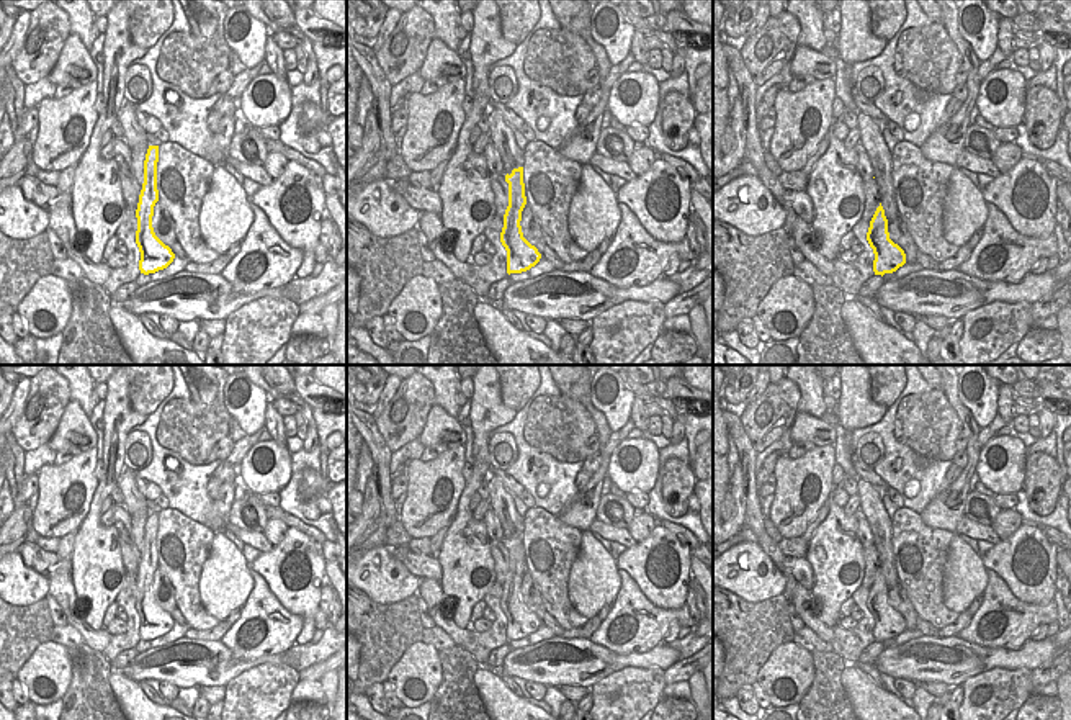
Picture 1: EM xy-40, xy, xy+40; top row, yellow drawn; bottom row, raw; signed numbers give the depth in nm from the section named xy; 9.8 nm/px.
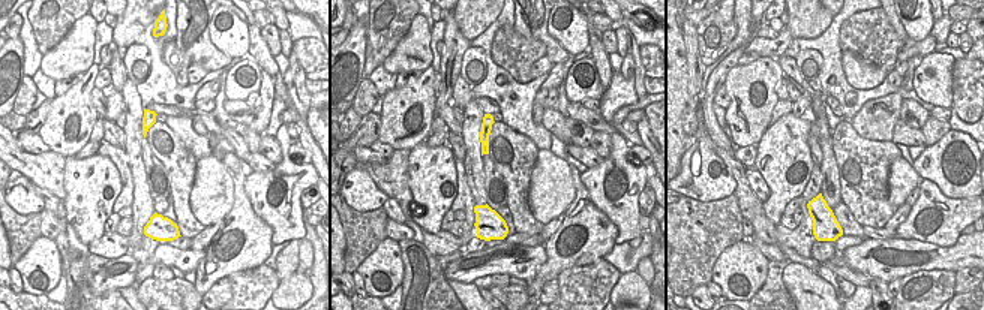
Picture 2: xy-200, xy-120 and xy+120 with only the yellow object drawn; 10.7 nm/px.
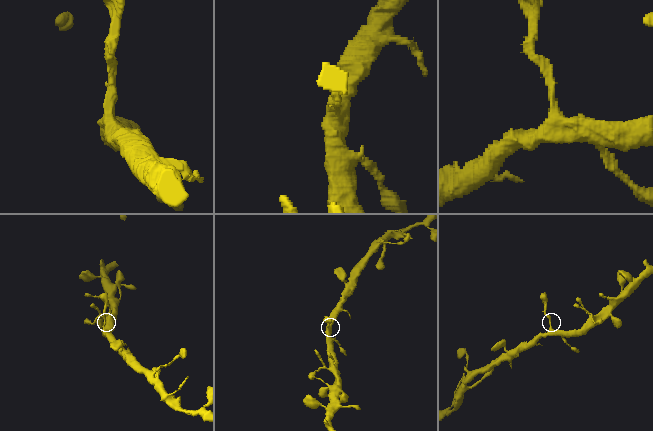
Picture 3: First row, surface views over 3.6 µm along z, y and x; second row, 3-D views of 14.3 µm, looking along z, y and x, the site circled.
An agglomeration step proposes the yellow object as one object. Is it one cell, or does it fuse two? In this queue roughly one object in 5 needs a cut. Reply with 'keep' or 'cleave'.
keep

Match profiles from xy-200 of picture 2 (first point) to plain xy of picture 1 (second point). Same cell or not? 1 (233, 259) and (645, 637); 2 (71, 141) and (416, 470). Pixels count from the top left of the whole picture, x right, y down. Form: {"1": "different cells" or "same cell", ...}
{"1": "same cell", "2": "same cell"}

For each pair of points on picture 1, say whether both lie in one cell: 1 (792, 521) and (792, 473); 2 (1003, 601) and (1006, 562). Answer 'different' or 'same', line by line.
1: same
2: different

